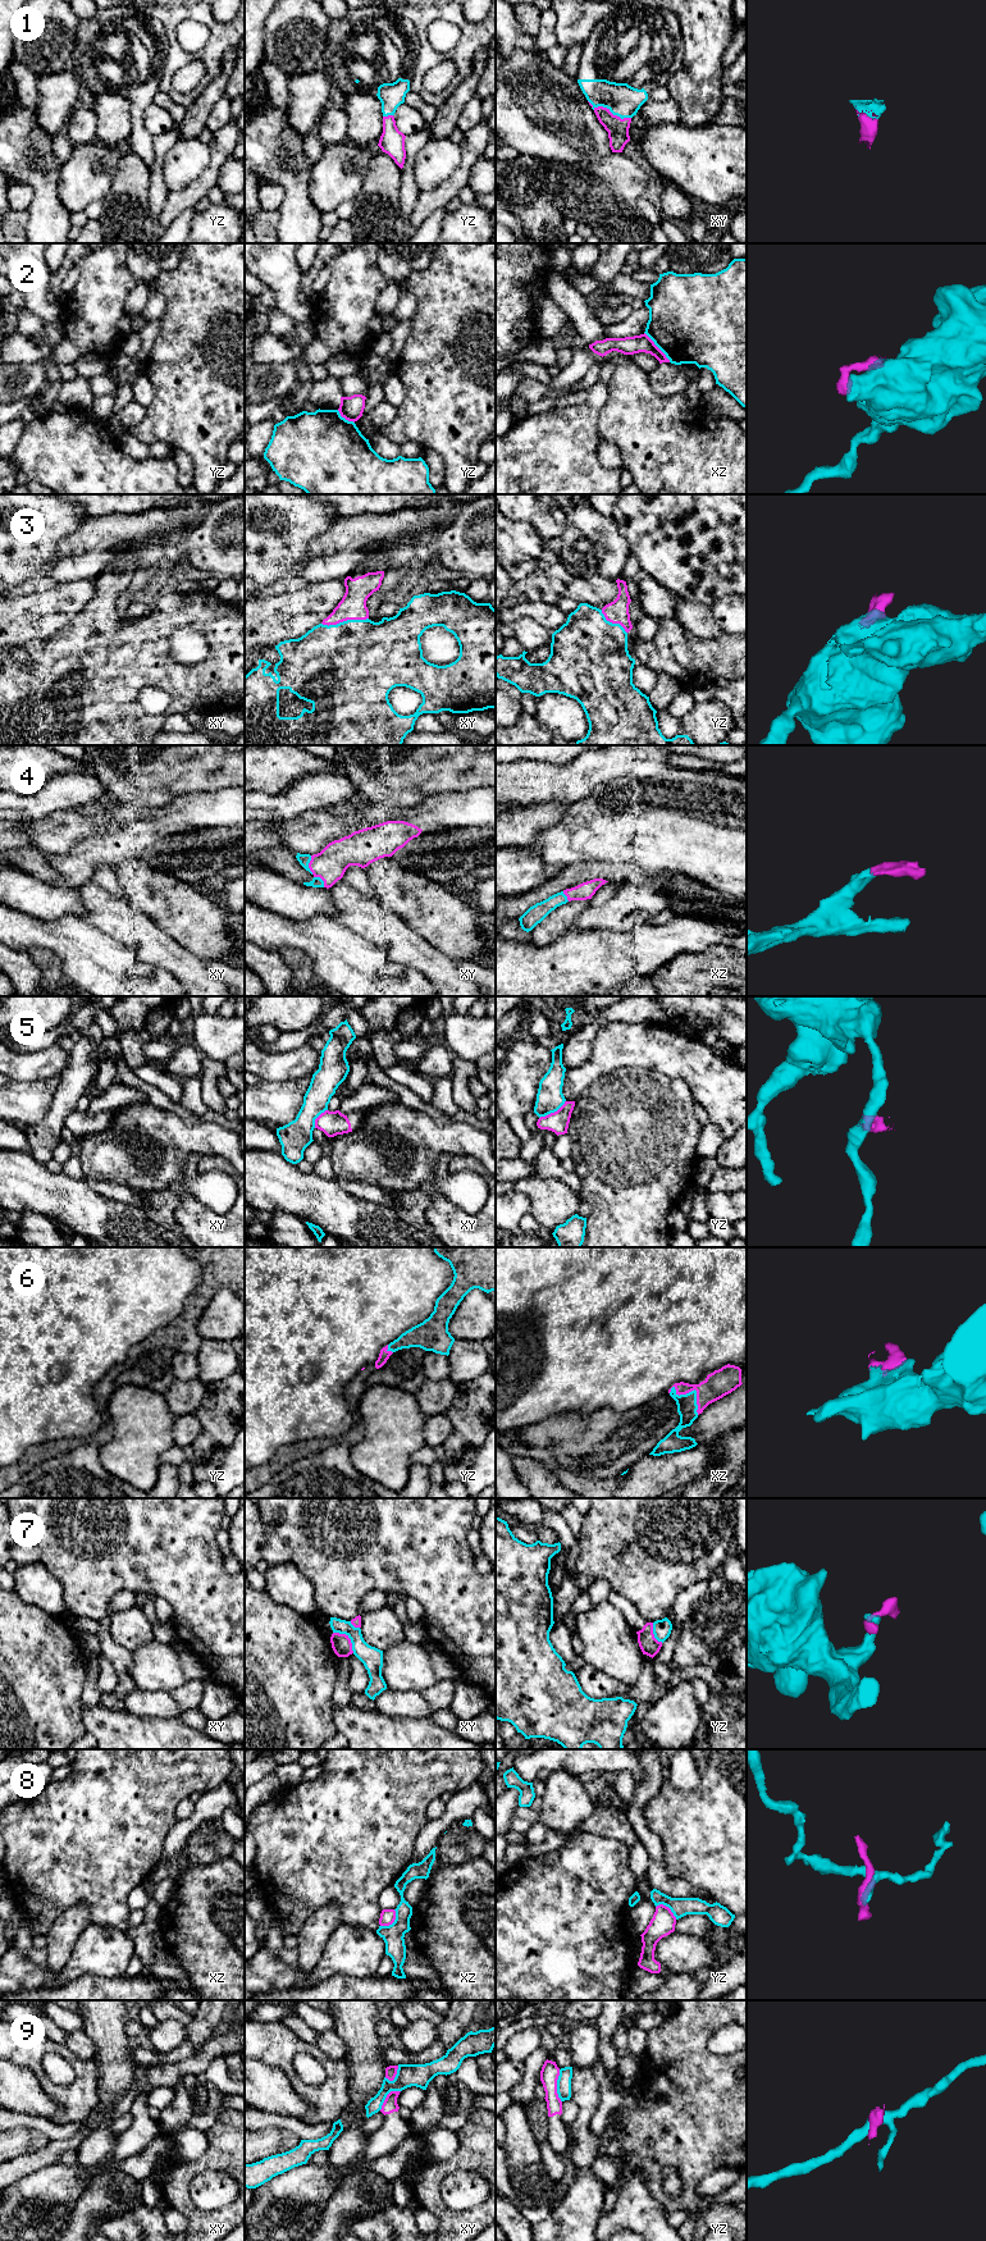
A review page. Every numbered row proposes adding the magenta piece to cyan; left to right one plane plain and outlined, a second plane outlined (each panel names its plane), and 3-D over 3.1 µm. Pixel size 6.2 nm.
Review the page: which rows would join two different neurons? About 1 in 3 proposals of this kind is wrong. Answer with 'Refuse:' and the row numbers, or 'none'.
Refuse: 2, 5, 7, 8, 9

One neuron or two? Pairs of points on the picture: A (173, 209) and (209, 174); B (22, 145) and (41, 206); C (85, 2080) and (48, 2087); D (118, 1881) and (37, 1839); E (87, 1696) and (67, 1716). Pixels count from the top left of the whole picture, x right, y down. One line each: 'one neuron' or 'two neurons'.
A: one neuron
B: one neuron
C: one neuron
D: one neuron
E: two neurons

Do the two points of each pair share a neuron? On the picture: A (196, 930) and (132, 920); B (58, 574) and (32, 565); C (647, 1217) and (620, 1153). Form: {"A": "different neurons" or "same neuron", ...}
{"A": "different neurons", "B": "different neurons", "C": "same neuron"}

